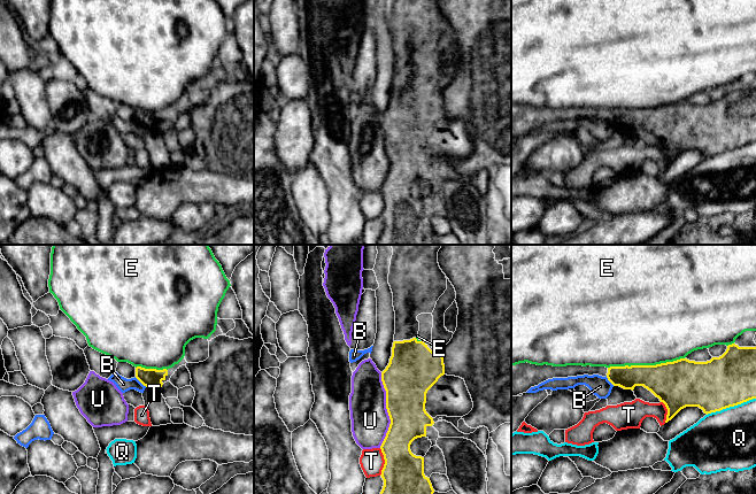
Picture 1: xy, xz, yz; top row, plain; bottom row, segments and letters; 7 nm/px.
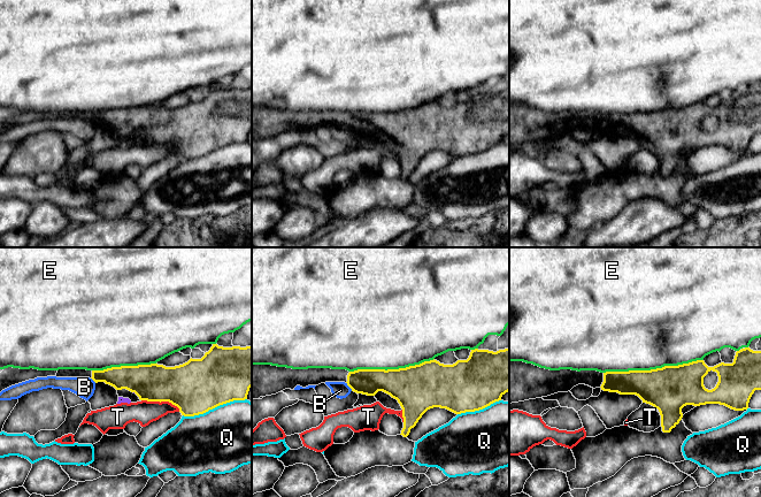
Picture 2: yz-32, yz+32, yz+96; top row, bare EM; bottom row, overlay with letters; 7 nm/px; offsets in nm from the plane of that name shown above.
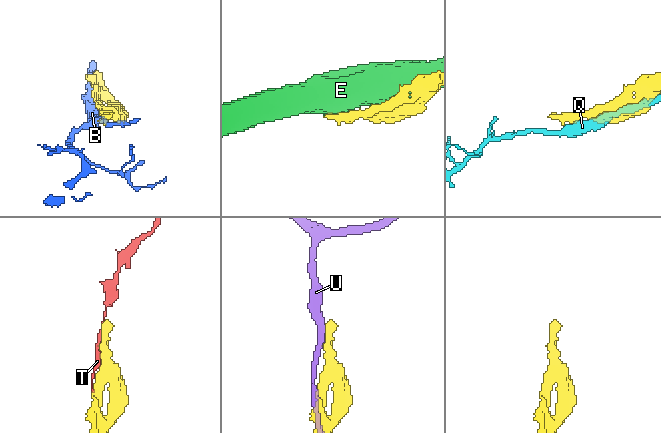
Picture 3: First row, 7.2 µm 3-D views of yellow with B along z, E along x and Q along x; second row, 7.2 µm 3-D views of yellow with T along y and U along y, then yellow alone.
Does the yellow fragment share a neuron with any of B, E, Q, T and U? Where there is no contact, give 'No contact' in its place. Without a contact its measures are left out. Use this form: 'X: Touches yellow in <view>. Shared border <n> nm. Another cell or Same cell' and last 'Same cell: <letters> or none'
B: Touches yellow in xy. Shared border 110 nm. Another cell
E: Touches yellow in yz. Shared border 550 nm. Another cell
Q: Touches yellow in yz. Shared border 360 nm. Another cell
T: Touches yellow in xz. Shared border 190 nm. Another cell
U: Touches yellow in xz. Shared border 550 nm. Another cell
Same cell: none

